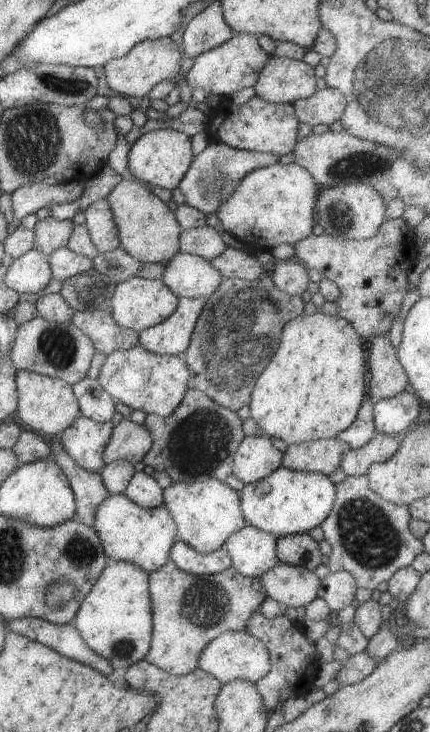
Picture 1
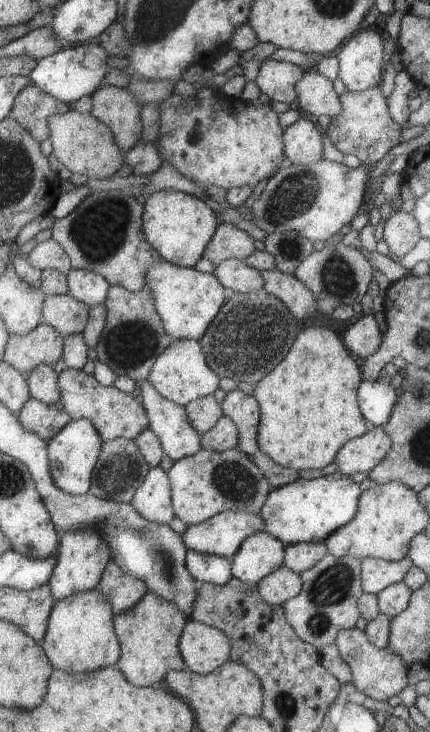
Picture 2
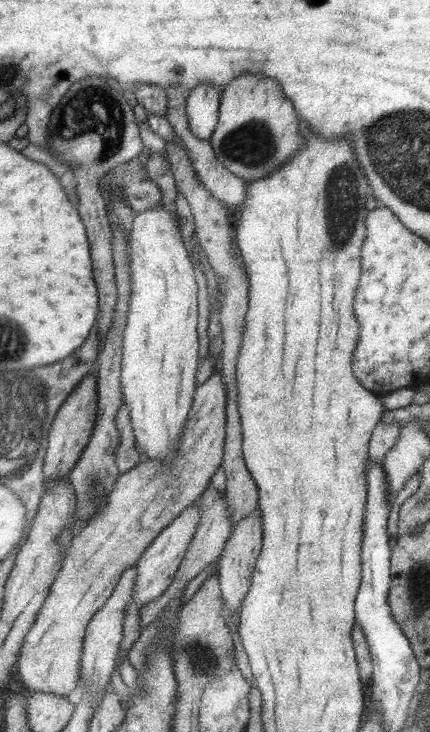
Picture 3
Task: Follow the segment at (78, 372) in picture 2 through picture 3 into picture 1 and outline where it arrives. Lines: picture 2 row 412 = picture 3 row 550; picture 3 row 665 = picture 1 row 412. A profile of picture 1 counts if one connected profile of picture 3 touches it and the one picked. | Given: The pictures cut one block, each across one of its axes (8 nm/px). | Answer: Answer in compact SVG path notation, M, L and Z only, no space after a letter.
M27 370L16 371L14 381L18 398L16 418L25 430L41 432L50 437L58 436L71 426L76 418L82 416L72 391L72 385Z

